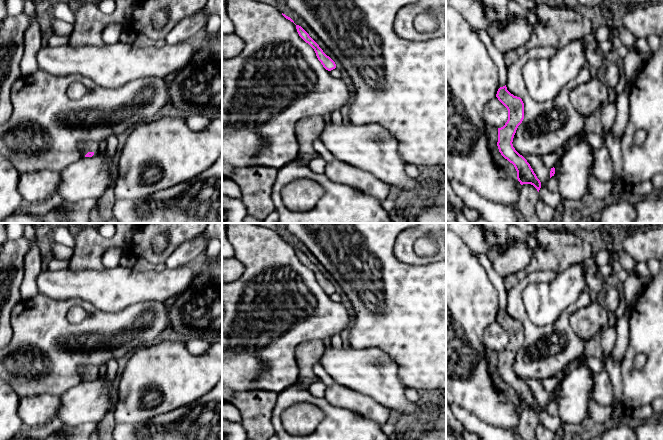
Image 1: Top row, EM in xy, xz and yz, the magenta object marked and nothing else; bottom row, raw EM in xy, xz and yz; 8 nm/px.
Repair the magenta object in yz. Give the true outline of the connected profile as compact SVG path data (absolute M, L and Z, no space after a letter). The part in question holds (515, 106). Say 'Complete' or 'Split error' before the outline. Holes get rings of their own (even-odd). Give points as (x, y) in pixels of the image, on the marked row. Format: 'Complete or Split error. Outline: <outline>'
Complete. Outline: M506 85L498 89L496 97L508 110L507 122L503 127L498 128L497 146L499 152L514 165L520 184L531 184L539 192L540 180L527 160L515 150L512 144L516 130L524 119L524 103L520 97L511 94Z

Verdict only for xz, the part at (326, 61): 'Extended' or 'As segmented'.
As segmented

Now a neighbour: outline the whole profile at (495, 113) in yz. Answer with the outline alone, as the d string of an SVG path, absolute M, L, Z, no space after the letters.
M495 96L485 104L483 118L486 126L489 125L501 128L508 120L508 110Z

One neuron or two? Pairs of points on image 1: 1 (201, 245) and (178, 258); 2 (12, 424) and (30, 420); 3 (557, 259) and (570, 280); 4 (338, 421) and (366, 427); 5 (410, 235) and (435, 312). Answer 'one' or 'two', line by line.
1: one
2: two
3: two
4: one
5: two

